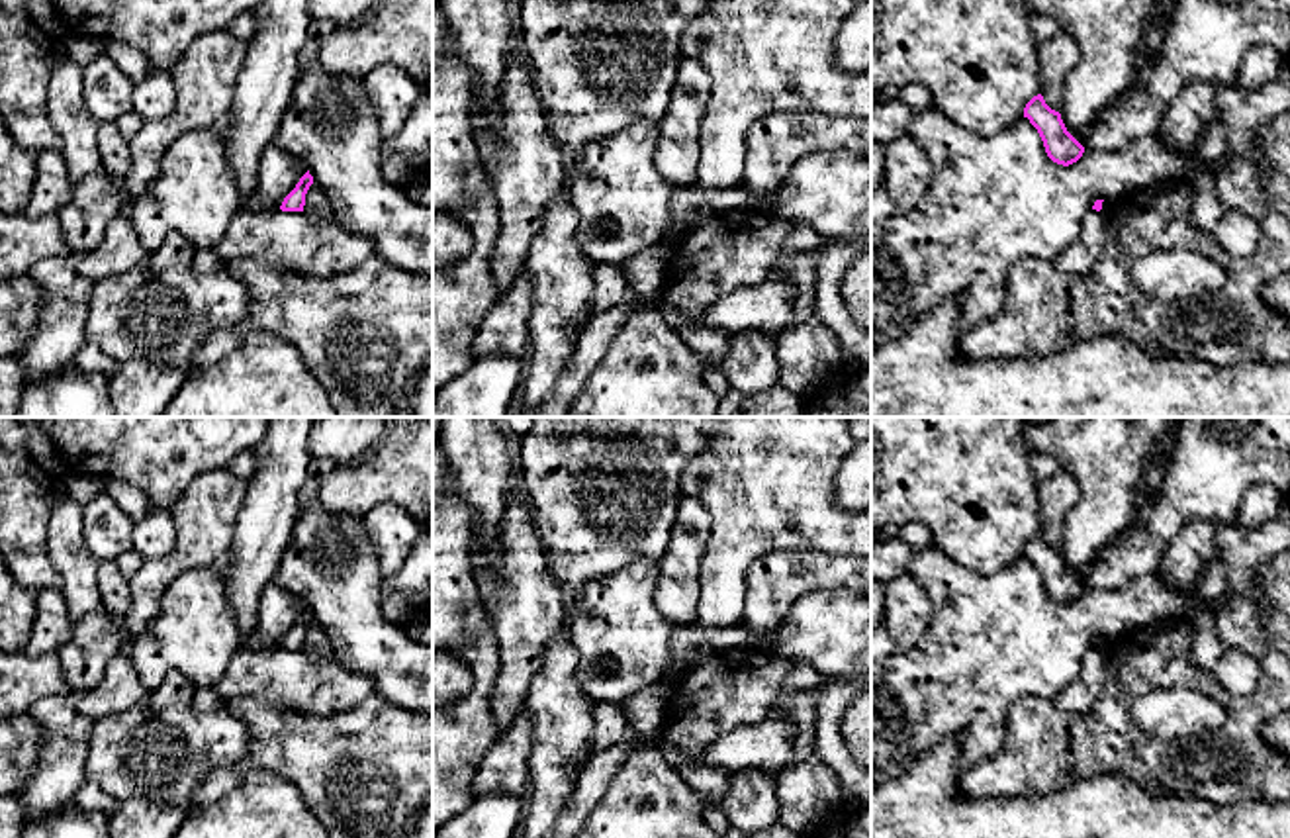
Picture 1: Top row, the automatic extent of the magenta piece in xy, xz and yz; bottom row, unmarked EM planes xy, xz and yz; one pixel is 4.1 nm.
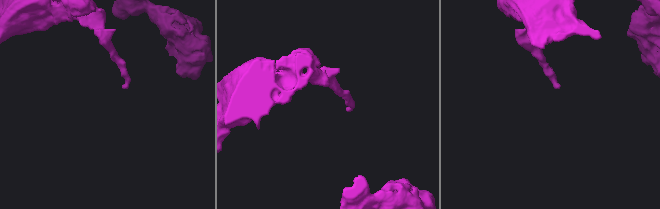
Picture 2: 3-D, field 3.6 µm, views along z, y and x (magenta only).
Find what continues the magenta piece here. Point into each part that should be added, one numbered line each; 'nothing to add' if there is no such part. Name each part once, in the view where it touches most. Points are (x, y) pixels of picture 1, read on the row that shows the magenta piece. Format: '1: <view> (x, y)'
nothing to add

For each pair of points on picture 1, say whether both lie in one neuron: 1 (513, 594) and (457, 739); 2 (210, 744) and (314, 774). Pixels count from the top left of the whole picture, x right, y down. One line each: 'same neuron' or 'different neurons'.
1: different neurons
2: different neurons

